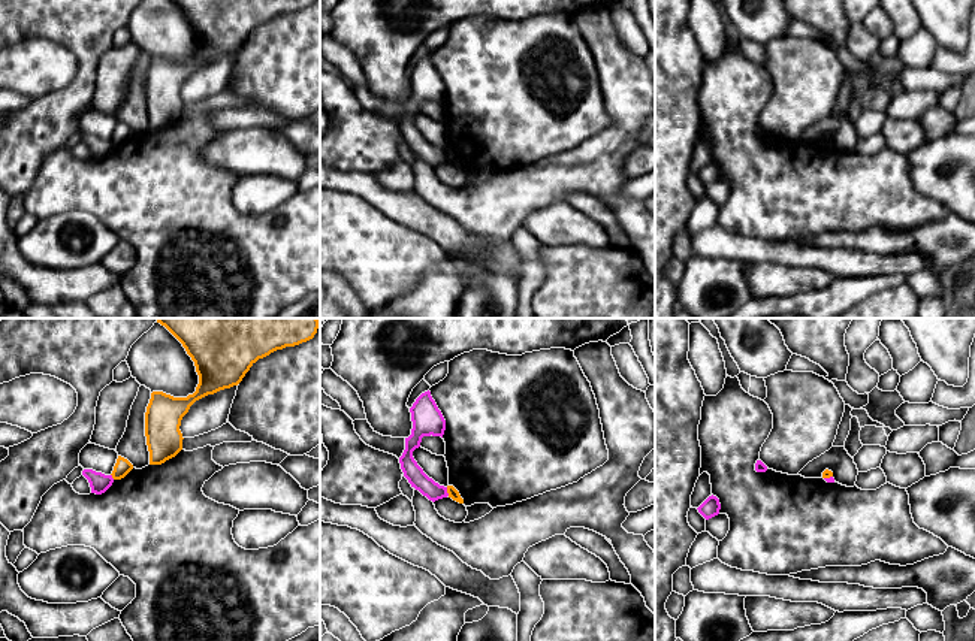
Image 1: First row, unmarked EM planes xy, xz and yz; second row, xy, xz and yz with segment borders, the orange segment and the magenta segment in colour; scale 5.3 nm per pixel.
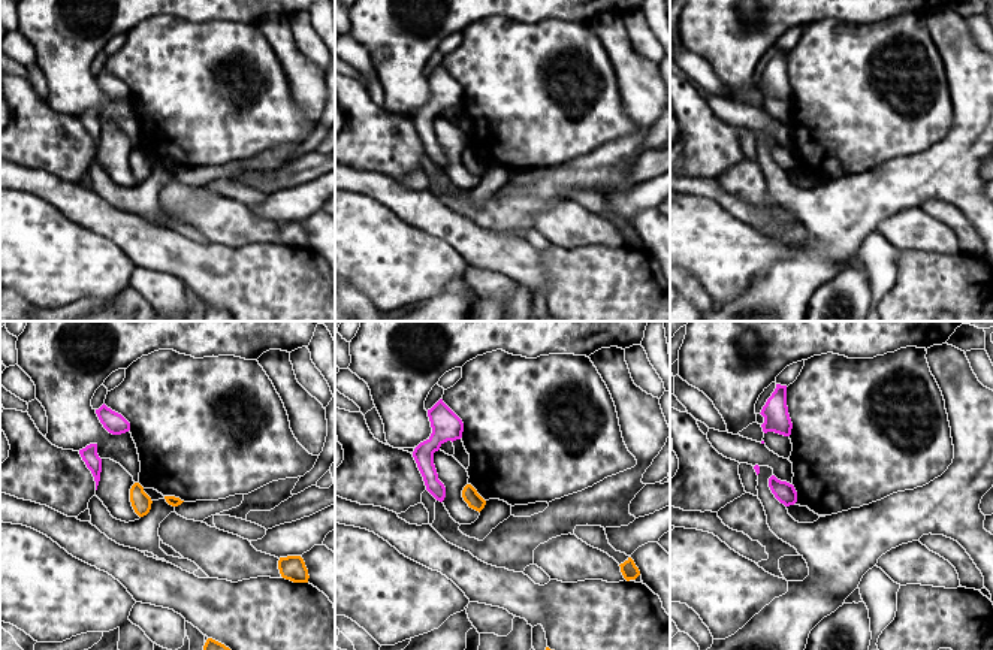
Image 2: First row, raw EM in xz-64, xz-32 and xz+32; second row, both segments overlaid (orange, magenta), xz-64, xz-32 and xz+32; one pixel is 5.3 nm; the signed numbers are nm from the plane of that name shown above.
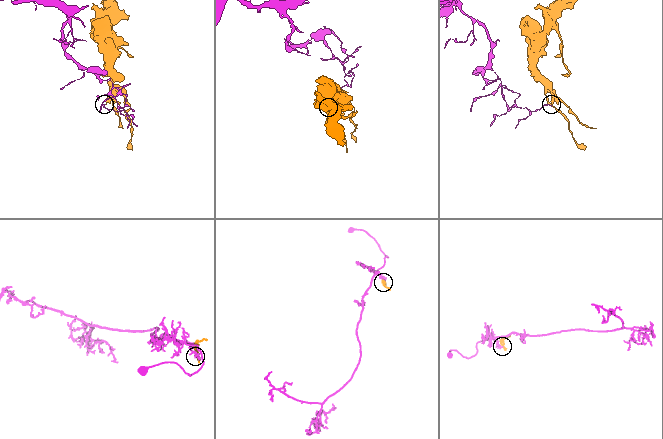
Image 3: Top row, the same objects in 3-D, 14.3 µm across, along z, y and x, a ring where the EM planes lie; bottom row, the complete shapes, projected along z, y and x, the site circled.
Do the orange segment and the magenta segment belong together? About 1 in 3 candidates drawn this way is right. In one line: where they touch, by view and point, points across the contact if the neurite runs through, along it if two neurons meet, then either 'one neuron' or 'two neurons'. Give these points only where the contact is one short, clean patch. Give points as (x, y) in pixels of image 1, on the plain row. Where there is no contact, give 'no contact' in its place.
meets orange in xz at (447, 157); border along xz (446, 153), (449, 160); two neurons

